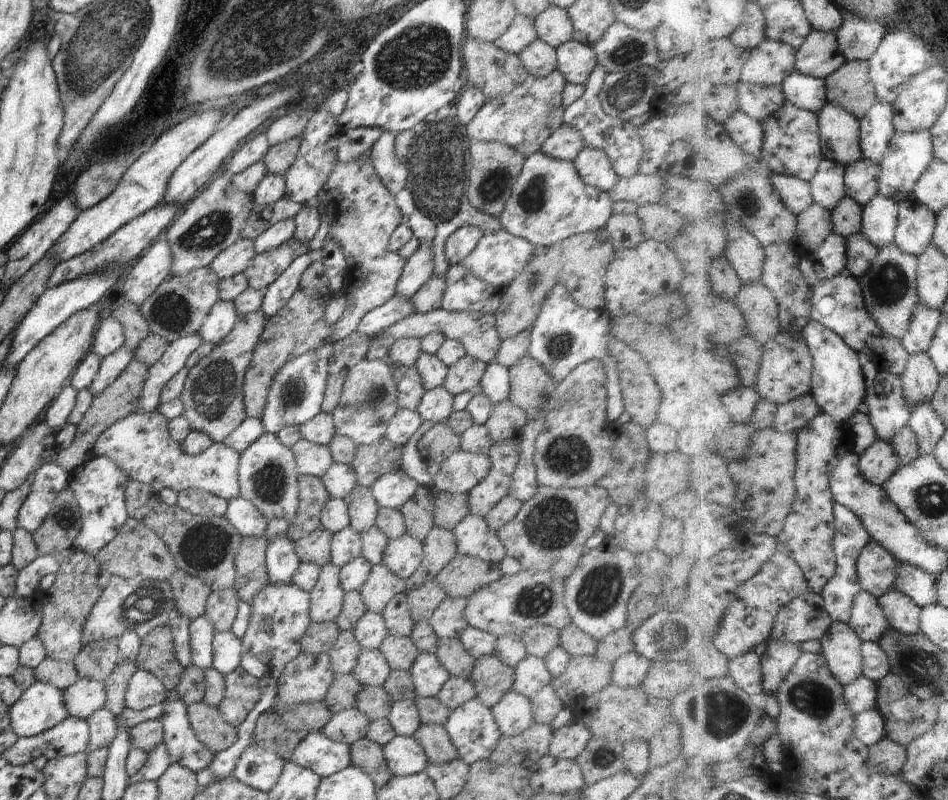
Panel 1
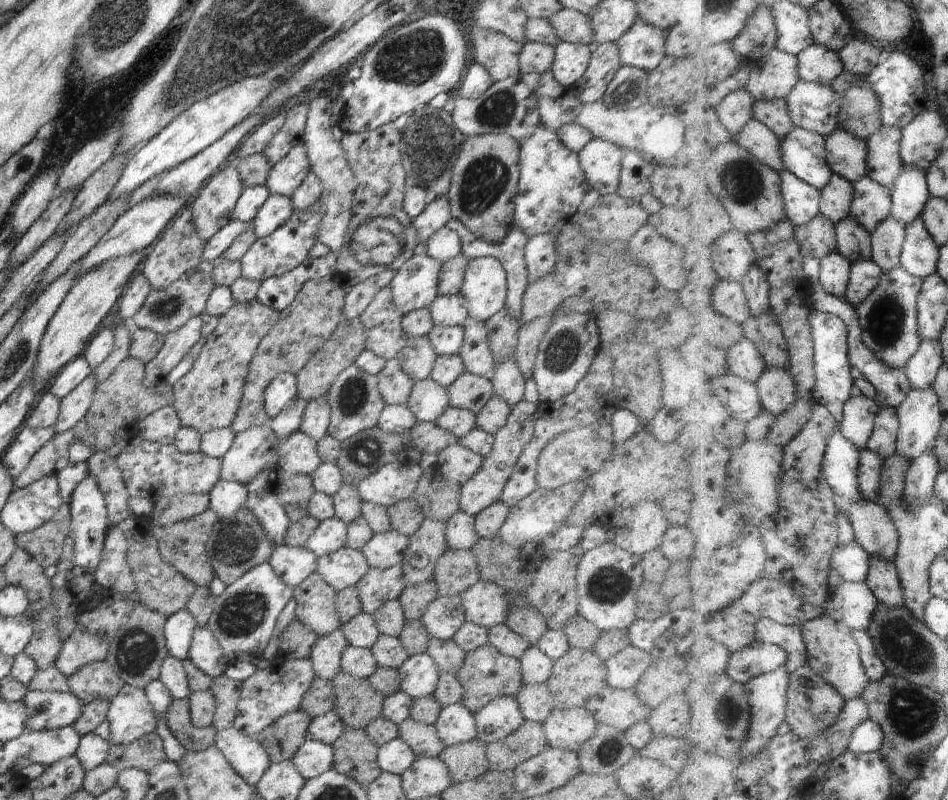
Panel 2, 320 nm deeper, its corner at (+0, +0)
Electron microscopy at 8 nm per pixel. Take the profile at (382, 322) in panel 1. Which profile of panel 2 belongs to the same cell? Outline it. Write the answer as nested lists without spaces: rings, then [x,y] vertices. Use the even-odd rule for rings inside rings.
[[[426,253],[416,254],[397,270],[390,284],[392,304],[402,316],[420,308],[429,308],[439,296],[438,278],[442,262]]]

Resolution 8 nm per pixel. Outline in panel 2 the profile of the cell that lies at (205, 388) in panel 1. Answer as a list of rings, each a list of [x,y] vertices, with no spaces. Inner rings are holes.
[[[258,302],[234,304],[210,336],[192,370],[174,384],[174,409],[182,427],[194,428],[200,434],[214,429],[231,427],[236,417],[249,365],[256,354],[262,338],[278,322],[279,312]]]

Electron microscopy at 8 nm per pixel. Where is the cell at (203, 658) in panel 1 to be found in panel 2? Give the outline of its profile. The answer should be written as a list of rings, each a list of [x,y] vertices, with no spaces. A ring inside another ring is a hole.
[[[185,610],[167,618],[164,626],[164,637],[168,653],[178,660],[188,659],[188,650],[192,644],[192,632],[196,630],[197,624],[194,618]]]

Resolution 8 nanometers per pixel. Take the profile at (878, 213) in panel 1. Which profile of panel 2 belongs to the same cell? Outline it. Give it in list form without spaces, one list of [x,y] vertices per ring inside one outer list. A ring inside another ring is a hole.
[[[898,218],[886,220],[878,232],[874,232],[874,260],[886,270],[894,270],[902,264],[902,248],[906,242],[906,226]]]

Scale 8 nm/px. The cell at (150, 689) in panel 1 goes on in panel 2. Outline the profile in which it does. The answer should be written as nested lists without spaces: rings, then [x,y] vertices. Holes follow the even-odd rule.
[[[125,684],[118,695],[109,702],[106,719],[110,722],[110,736],[108,738],[110,745],[131,744],[146,734],[155,733],[157,726],[157,718],[153,713],[145,690],[128,684]]]

